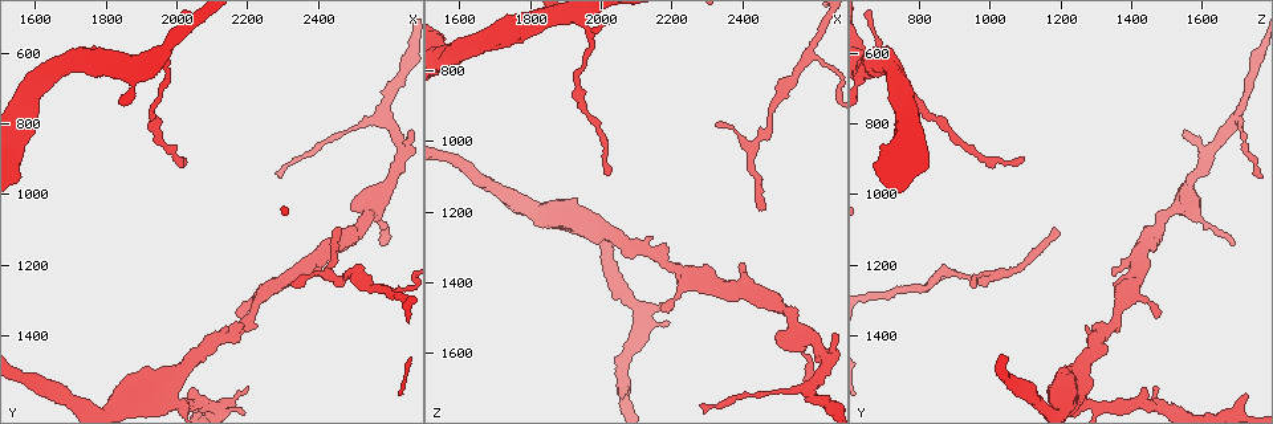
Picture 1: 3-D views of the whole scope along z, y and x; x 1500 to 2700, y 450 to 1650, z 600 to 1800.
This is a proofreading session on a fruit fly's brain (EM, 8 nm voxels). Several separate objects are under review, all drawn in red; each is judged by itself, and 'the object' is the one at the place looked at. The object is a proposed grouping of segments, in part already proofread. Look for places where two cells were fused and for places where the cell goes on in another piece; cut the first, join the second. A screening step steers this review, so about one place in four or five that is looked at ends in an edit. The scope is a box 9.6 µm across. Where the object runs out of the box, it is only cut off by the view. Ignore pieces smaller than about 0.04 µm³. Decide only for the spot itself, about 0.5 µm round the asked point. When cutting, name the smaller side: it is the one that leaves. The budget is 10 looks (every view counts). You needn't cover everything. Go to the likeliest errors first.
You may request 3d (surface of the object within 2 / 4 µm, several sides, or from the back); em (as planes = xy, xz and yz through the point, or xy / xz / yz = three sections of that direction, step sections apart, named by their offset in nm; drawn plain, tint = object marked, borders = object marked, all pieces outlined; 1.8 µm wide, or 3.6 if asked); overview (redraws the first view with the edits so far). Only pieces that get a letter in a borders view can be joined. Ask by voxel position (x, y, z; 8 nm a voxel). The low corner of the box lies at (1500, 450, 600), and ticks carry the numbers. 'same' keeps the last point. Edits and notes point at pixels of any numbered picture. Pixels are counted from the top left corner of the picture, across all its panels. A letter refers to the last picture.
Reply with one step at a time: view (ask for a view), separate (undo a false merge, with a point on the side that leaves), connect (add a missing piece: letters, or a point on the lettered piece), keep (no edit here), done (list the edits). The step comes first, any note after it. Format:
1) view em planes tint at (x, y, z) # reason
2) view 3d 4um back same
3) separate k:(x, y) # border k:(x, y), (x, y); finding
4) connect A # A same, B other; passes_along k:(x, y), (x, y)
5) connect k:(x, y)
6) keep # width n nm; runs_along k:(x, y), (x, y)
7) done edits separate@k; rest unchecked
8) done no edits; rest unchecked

view 3d 2um at (1950, 620, 680) # sudden change in width

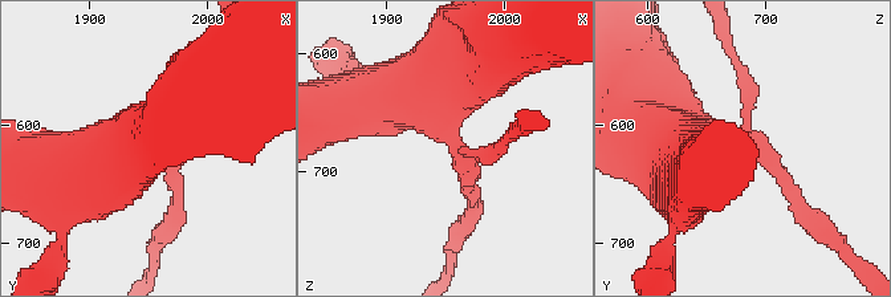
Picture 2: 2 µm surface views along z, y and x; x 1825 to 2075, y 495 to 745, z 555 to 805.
view em yz step 8 tint same

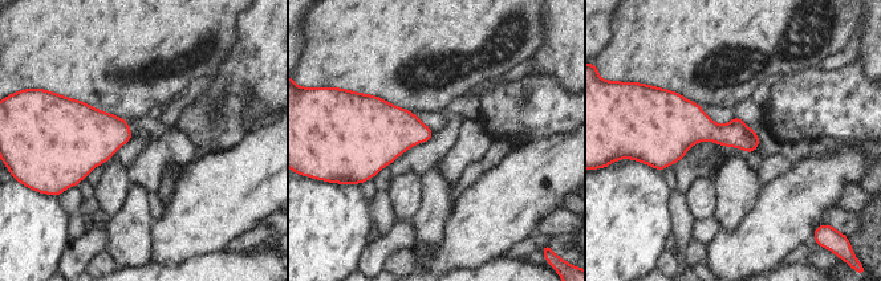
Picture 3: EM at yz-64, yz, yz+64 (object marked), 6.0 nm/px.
view em yz step 8 borders same

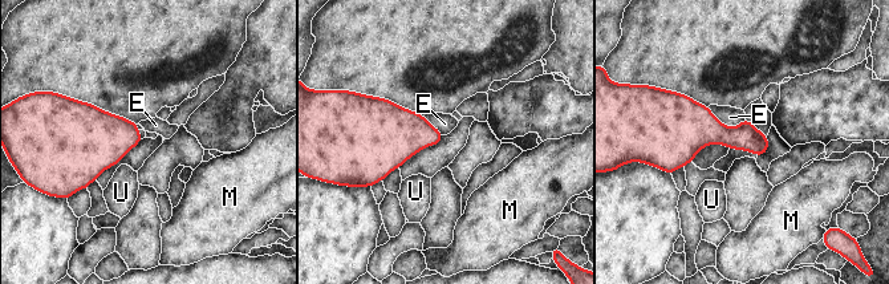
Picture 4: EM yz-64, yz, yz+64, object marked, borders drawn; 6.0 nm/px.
keep # width 150 nm; E other, M other, U other; border 4:(707, 108), (726, 126), (745, 118); one cell here

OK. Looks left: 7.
view em planes borders at (2450, 1100, 1180) # free end

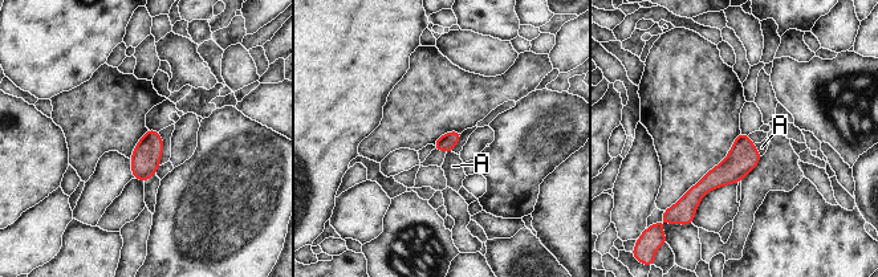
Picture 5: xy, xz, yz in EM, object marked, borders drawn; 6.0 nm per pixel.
connect A # A same; passes_along 5:(743, 158), (756, 150), (761, 147); the cell continues

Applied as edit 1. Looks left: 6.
view em planes borders at (2060, 1570, 1730) # free end

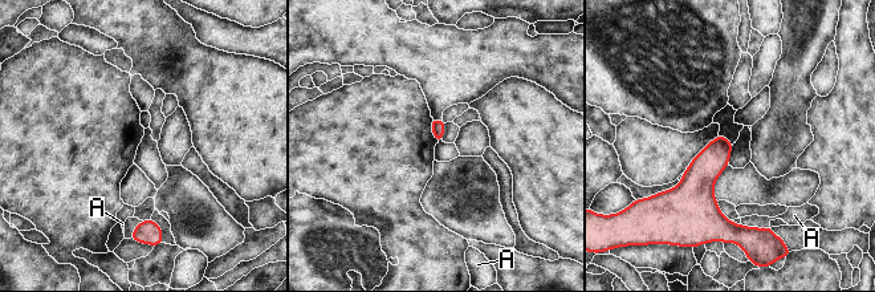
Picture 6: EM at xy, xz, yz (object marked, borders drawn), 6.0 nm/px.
keep # longest_contact A 180 nm; A other; border 6:(740, 224), (769, 227); none of them fits

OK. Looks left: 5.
view em 3.6um xy step 4 tint at (2590, 1270, 770) # two arms in line, one across

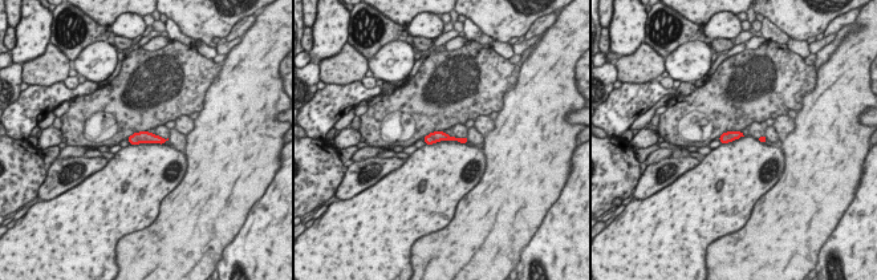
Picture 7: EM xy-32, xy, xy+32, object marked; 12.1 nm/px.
view em 3.6um xy step 4 borders same # see the neighbours

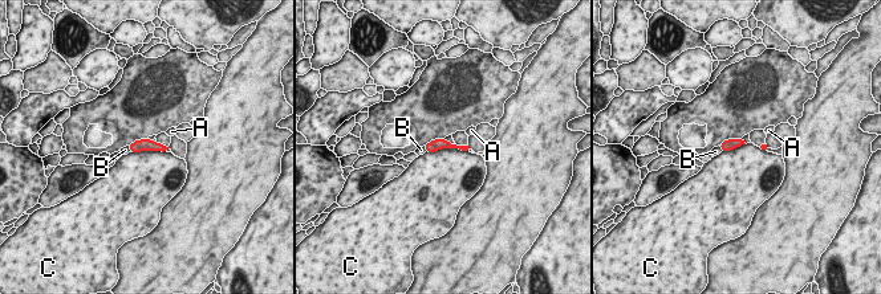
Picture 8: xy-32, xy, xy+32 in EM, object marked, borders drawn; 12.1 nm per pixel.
keep # A other, B other, C other; border 8:(469, 150), (437, 148), (426, 151); all the same cell

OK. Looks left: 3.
done edits connect@5; rest unchecked

